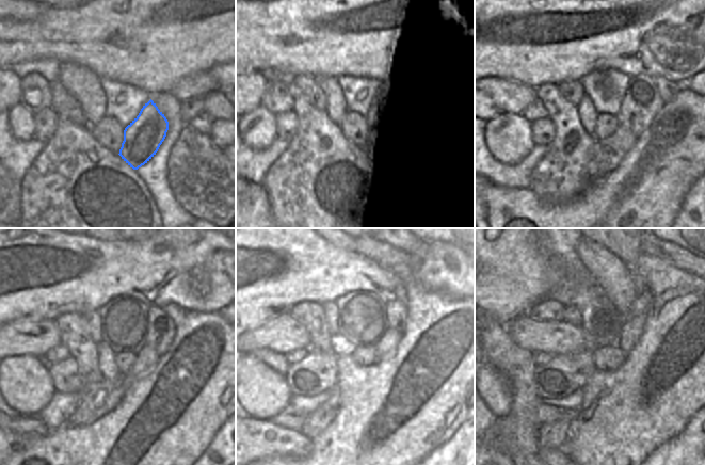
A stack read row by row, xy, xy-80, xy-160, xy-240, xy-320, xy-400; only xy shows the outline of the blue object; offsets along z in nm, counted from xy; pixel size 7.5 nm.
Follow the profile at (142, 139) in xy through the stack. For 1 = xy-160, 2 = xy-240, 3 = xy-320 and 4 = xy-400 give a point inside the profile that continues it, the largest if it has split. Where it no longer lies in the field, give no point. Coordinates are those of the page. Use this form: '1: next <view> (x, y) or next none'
1: next xy-160 (641, 102)
2: next xy-240 (160, 327)
3: next xy-320 (396, 310)
4: next xy-400 (641, 305)

